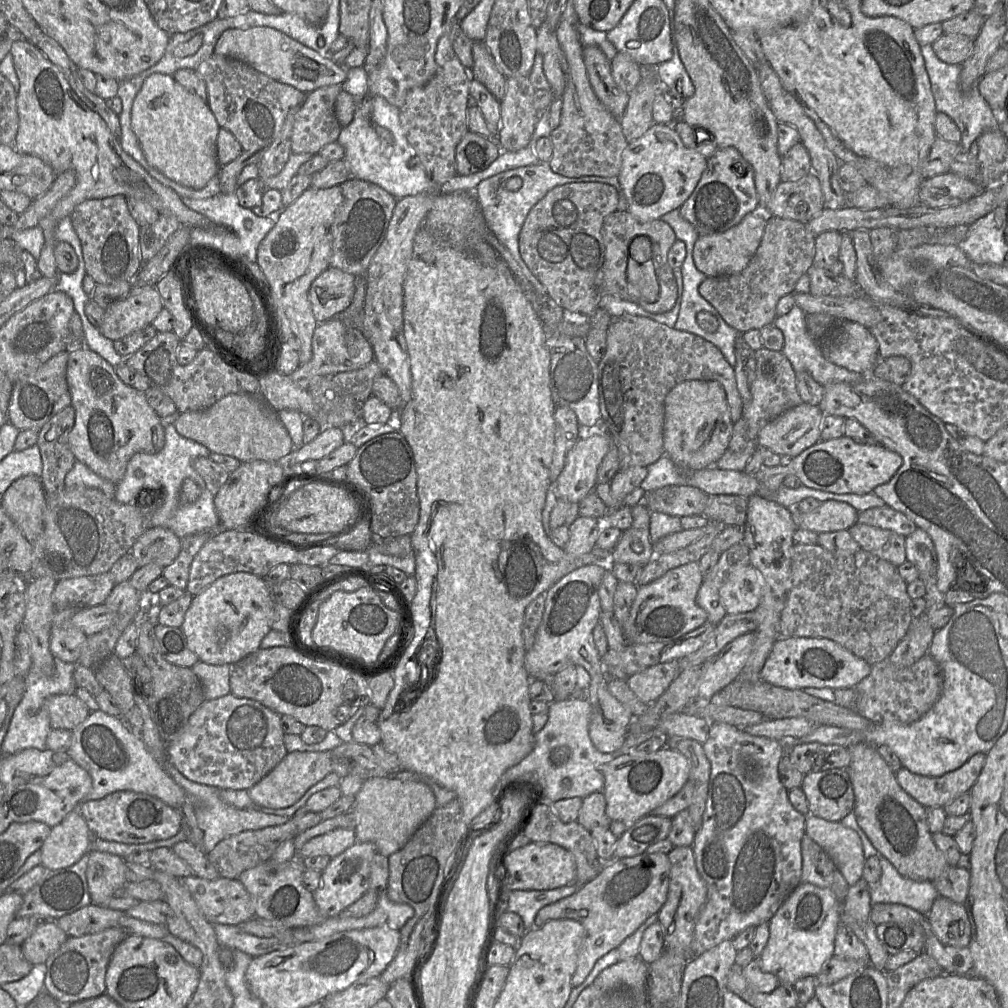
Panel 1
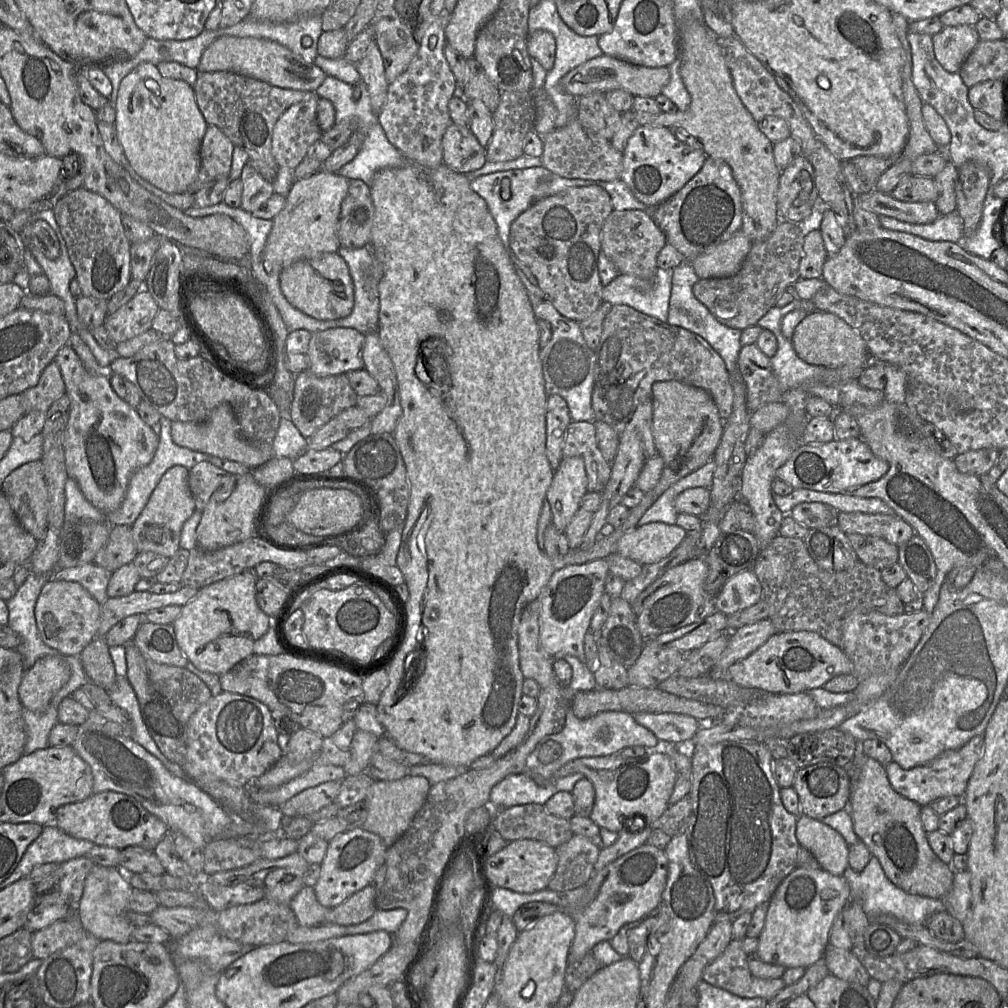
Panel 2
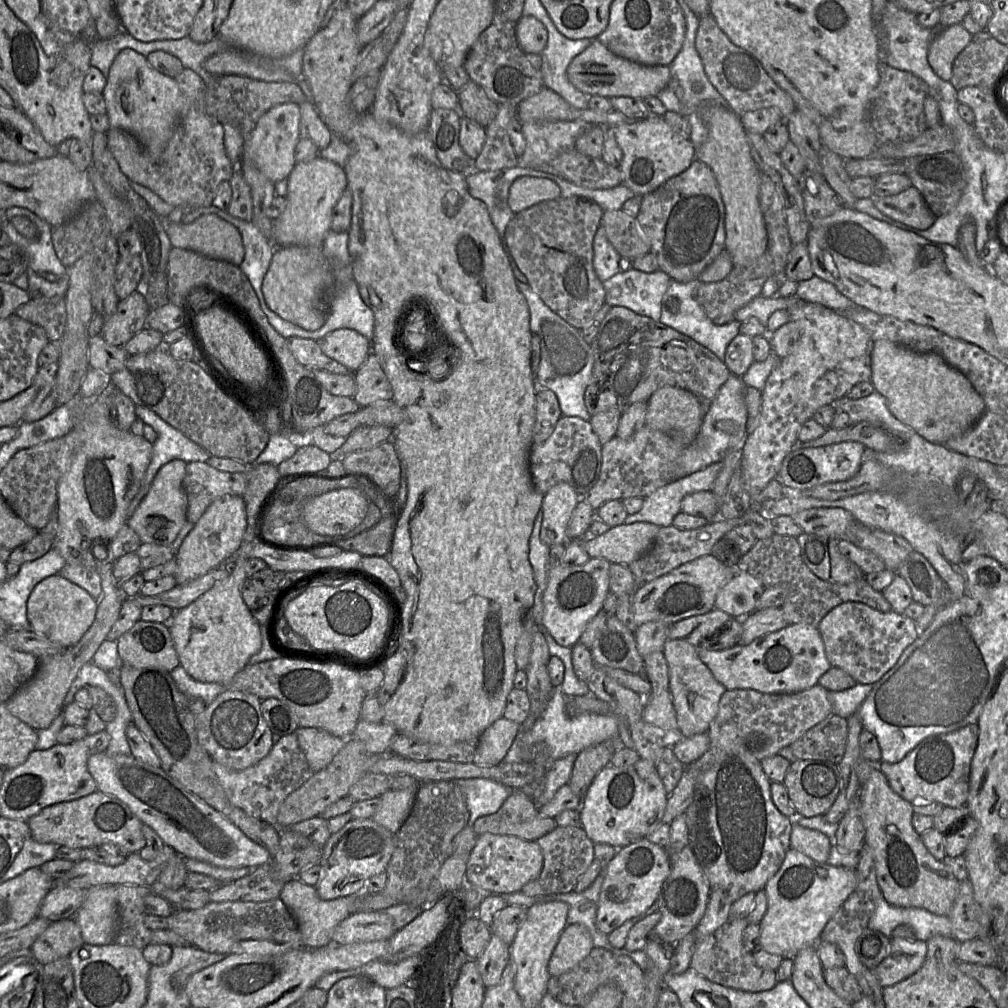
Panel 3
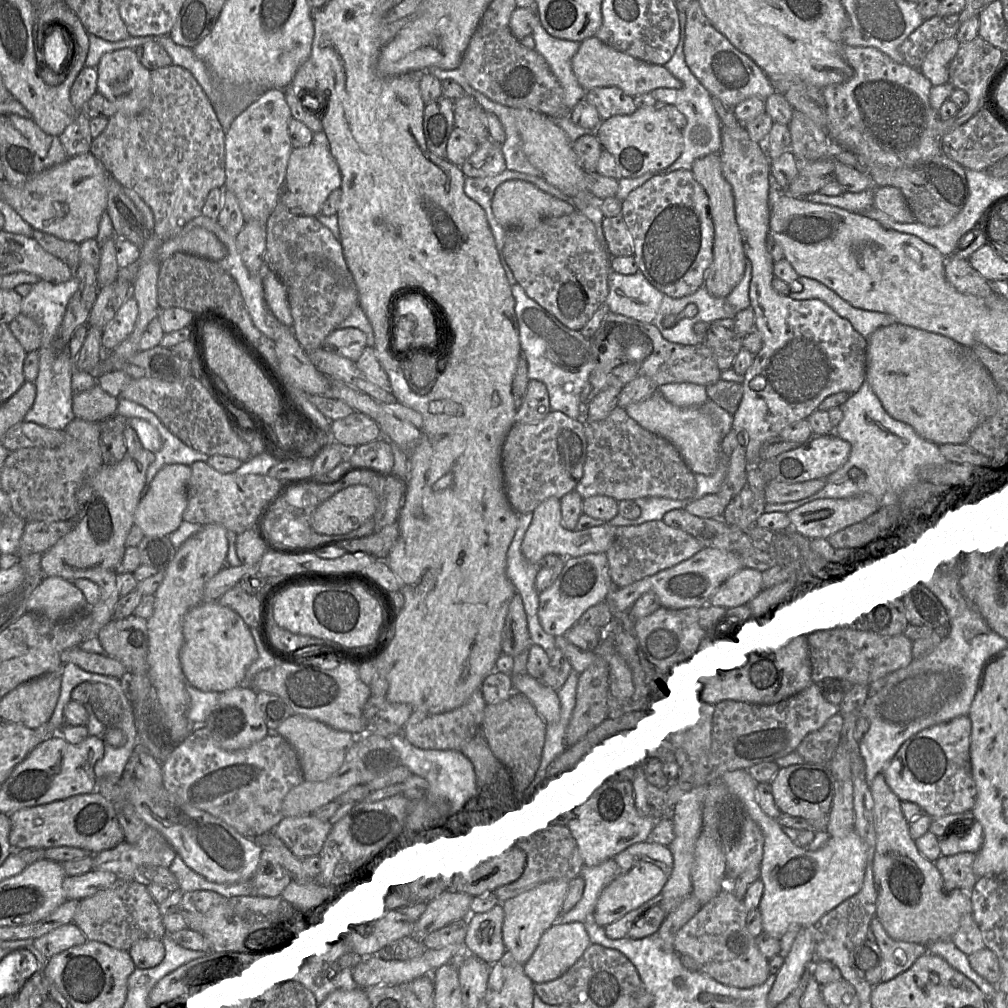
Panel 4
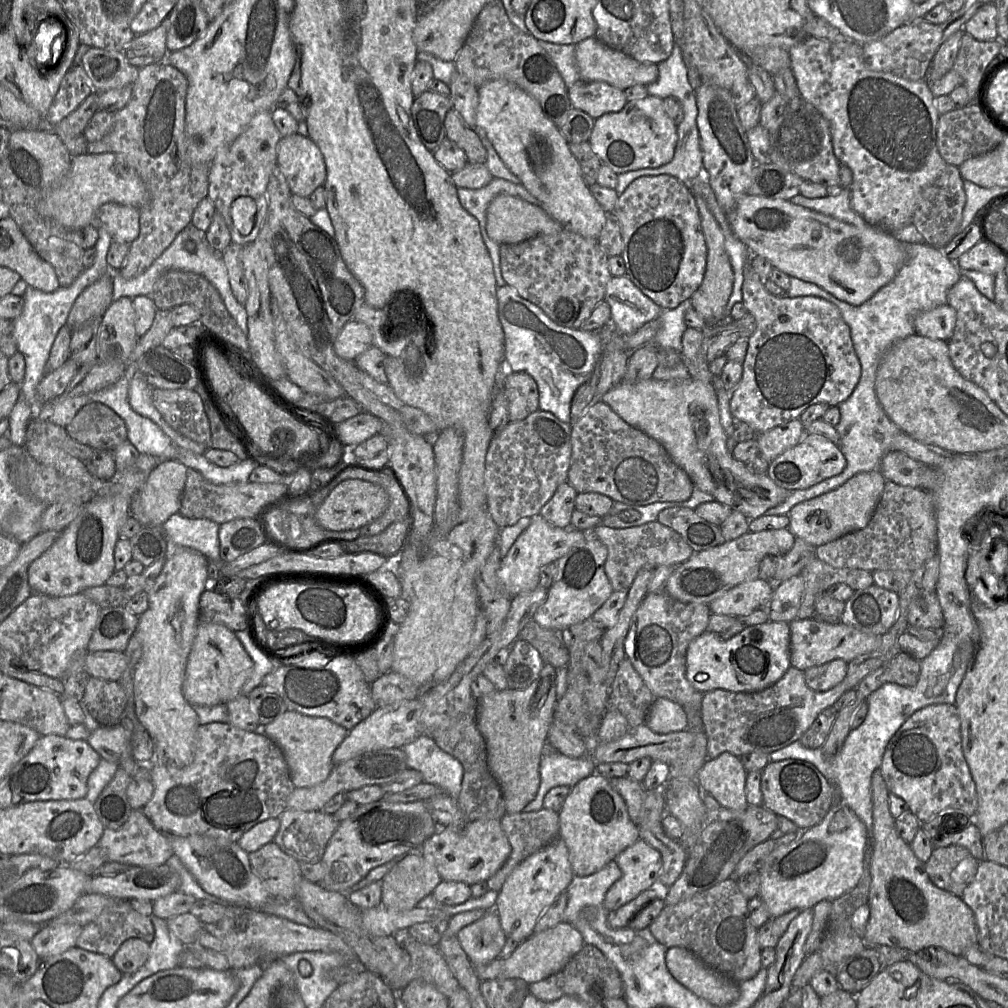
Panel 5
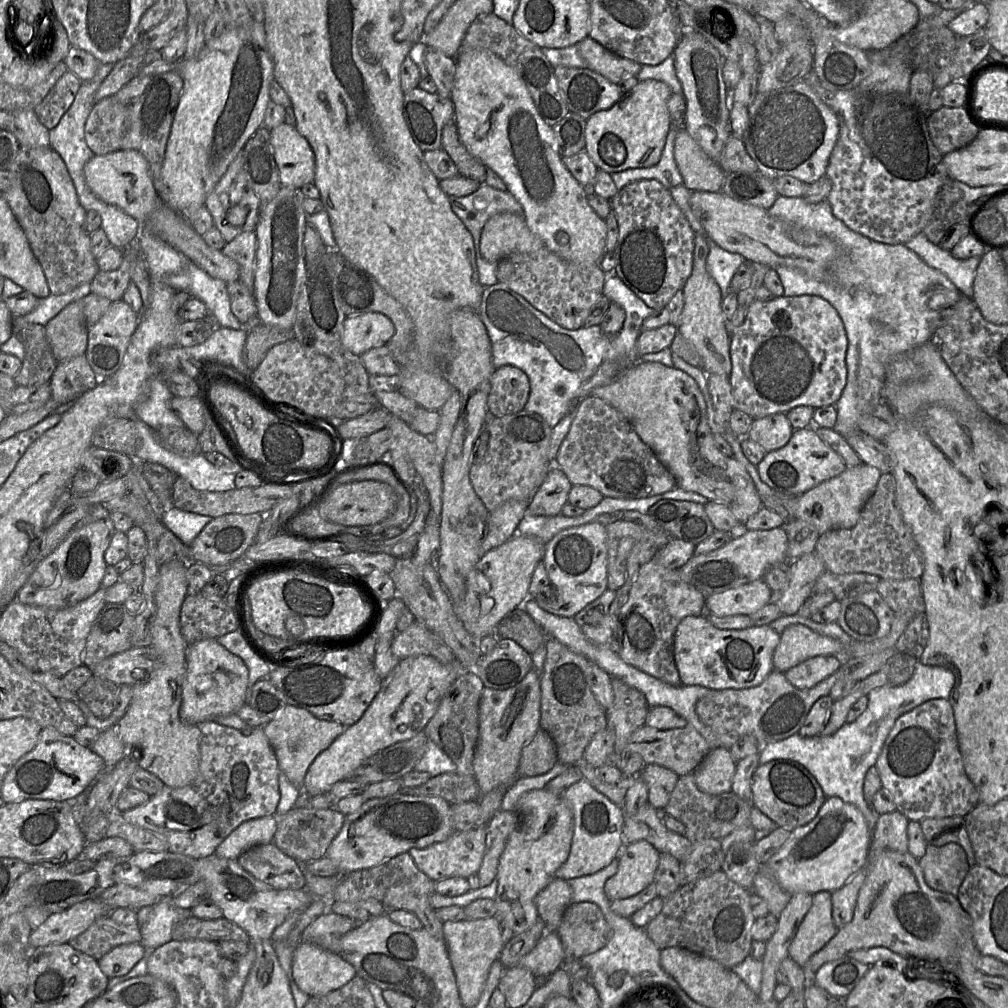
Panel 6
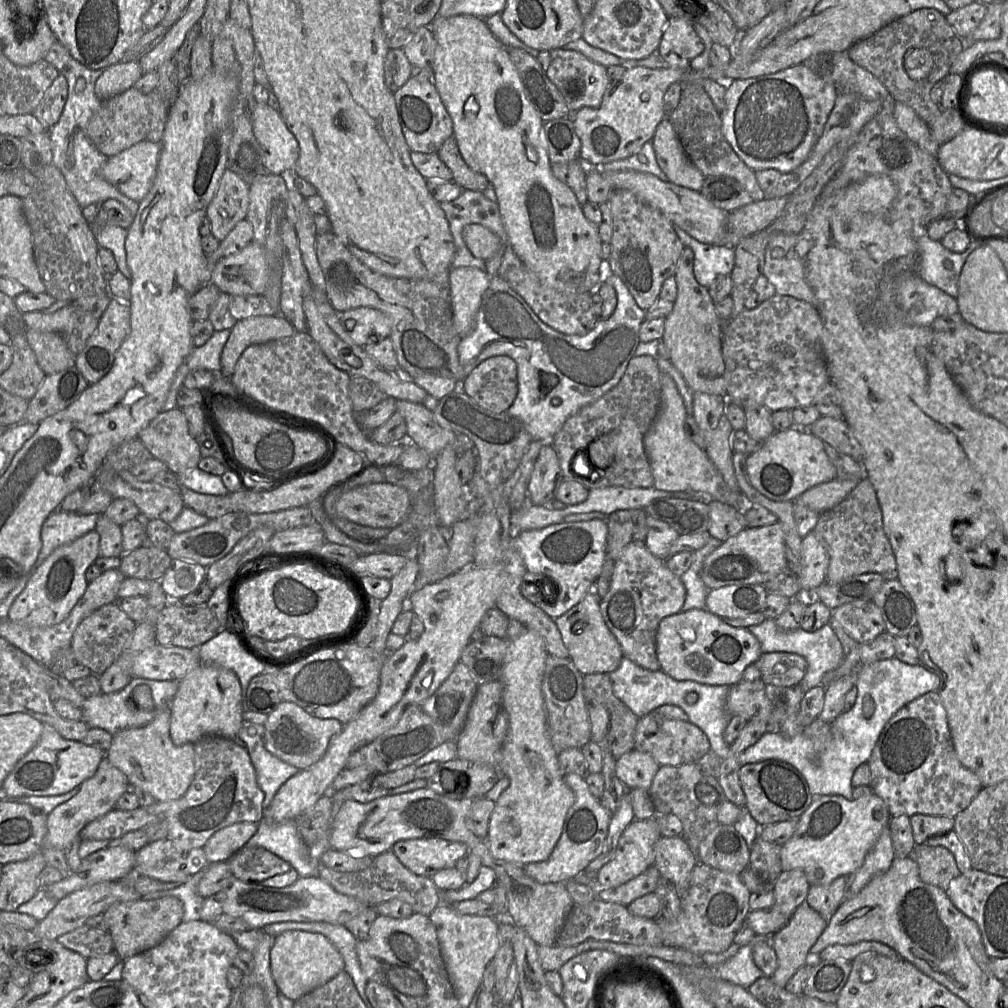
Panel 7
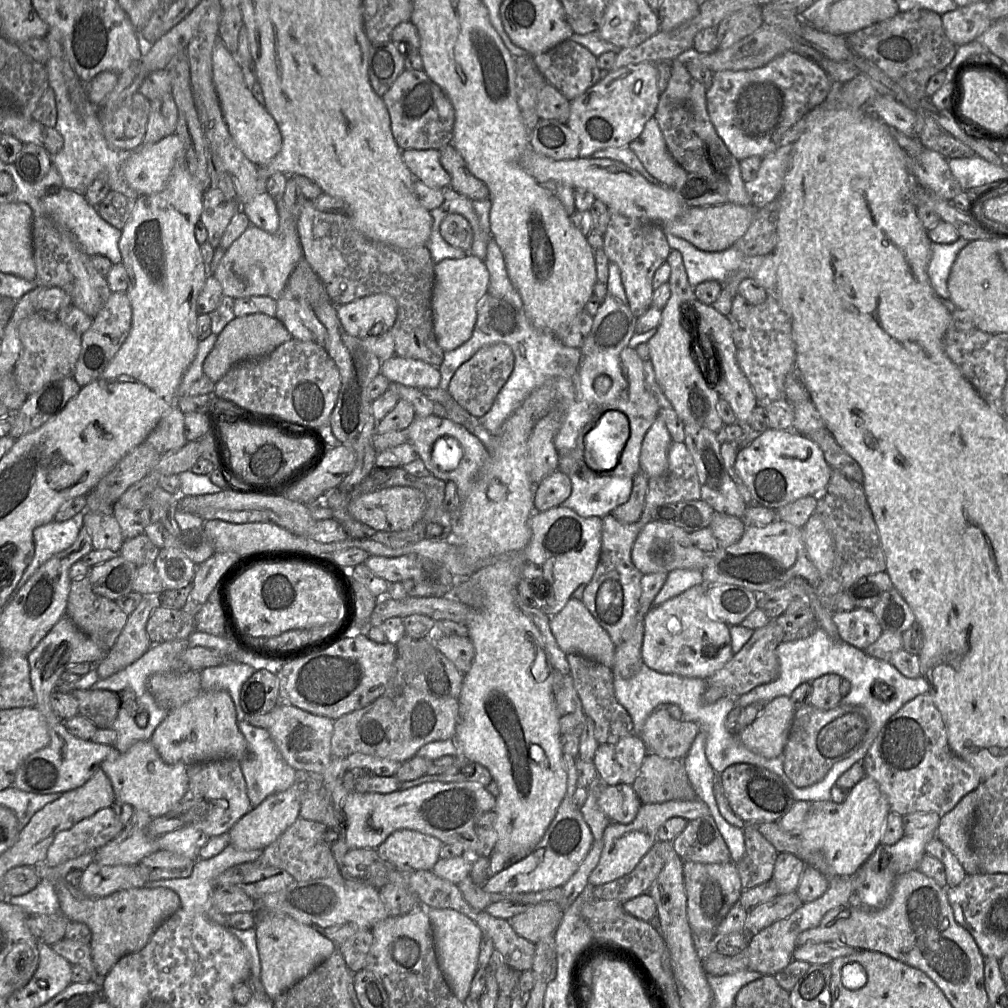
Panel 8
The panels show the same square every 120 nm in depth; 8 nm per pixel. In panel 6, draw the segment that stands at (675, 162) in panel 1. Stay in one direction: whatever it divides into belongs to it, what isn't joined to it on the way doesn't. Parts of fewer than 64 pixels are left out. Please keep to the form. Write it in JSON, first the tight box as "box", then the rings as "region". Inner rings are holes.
{"box":[585,80,672,173],"region":[[[643,80],[611,108],[594,113],[586,121],[585,151],[595,165],[609,173],[655,166],[661,159],[672,122],[667,102],[670,87],[658,80]]]}

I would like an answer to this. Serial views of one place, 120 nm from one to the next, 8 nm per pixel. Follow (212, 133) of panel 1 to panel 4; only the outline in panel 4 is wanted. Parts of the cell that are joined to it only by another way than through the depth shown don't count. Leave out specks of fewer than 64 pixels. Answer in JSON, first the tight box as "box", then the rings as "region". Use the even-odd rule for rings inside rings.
{"box":[96,48,151,115],"region":[[[121,48],[104,54],[96,70],[97,92],[109,100],[117,112],[133,115],[145,109],[150,98],[151,71],[141,64],[133,49]]]}

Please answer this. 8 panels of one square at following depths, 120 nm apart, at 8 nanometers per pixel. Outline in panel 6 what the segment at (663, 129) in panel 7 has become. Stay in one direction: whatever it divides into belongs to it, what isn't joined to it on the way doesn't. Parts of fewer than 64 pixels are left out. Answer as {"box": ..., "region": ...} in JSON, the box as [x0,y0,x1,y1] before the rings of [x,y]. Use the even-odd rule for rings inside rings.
{"box":[674,123,726,191],"region":[[[685,123],[675,138],[674,158],[683,178],[682,185],[691,191],[721,190],[726,173],[692,139]]]}

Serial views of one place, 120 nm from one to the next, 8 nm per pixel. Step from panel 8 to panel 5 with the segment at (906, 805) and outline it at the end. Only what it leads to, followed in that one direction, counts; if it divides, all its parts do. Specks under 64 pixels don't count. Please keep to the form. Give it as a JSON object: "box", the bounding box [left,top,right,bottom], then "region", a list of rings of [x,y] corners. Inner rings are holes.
{"box":[879,704,978,823],"region":[[[934,704],[926,706],[915,713],[913,713],[897,730],[889,741],[881,765],[879,767],[882,776],[885,780],[885,783],[891,793],[903,799],[908,805],[908,809],[913,813],[921,823],[925,823],[934,816],[943,815],[943,814],[963,814],[967,817],[962,817],[962,819],[973,818],[978,807],[978,795],[976,791],[976,784],[971,775],[969,766],[966,762],[966,759],[963,755],[962,743],[961,743],[961,722],[958,714],[958,710],[954,704]]]}

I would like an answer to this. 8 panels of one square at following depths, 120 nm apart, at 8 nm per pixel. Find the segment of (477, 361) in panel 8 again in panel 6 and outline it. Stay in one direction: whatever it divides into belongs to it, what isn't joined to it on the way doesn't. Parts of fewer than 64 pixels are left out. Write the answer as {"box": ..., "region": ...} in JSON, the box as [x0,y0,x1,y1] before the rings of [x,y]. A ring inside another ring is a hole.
{"box":[487,365,530,417],"region":[[[503,365],[491,377],[487,405],[489,414],[502,417],[524,410],[530,395],[528,376],[519,368]]]}

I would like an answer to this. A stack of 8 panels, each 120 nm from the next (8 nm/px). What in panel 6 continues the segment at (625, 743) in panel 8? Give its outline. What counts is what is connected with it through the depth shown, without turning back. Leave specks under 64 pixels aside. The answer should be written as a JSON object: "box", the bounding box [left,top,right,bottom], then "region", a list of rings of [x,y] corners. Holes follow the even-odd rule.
{"box":[638,764,679,810],"region":[[[646,764],[638,775],[648,787],[648,803],[663,810],[676,786],[679,776],[662,766]]]}

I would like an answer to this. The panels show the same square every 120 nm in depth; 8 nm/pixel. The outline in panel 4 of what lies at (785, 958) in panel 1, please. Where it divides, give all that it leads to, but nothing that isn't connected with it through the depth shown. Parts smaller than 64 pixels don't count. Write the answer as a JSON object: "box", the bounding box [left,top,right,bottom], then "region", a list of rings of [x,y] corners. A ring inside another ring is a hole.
{"box":[718,769,866,939],"region":[[[747,769],[725,771],[719,775],[718,780],[744,804],[764,837],[763,858],[760,864],[760,878],[764,884],[764,891],[759,905],[763,931],[780,939],[792,926],[814,926],[823,915],[859,892],[865,874],[866,848],[856,831],[842,838],[830,837],[824,846],[814,851],[800,847],[783,832],[783,827],[775,819],[761,810],[757,802],[756,782]]]}

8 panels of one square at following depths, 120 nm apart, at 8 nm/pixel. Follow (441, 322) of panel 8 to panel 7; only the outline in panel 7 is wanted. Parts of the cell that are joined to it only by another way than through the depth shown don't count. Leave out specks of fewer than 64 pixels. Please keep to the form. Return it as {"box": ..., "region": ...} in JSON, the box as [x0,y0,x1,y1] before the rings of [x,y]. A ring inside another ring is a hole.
{"box":[448,267,490,338],"region":[[[452,267],[448,278],[453,326],[456,333],[464,338],[474,328],[490,277],[486,271],[475,267]]]}

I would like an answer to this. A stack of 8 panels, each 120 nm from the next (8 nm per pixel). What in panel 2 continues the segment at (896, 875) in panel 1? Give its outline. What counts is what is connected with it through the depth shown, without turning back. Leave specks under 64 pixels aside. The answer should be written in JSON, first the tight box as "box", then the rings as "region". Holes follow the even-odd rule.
{"box":[843,855,946,925],"region":[[[873,855],[862,871],[857,872],[849,866],[843,876],[849,884],[851,897],[860,901],[870,922],[879,914],[892,914],[907,924],[926,925],[929,916],[946,910],[941,899],[910,894],[893,884],[885,875],[879,860]]]}

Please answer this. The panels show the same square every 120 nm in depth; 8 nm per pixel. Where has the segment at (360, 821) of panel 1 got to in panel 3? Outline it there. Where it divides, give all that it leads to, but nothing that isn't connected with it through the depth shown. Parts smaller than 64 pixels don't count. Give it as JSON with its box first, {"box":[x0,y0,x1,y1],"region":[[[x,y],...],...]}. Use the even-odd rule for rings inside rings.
{"box":[372,788,418,834],"region":[[[418,788],[388,790],[380,796],[380,805],[372,819],[396,834],[411,812],[417,791]]]}

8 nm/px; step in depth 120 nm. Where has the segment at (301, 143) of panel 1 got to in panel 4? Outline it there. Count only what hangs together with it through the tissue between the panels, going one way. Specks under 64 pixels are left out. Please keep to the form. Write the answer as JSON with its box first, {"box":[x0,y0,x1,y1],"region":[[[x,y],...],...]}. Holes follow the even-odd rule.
{"box":[223,89,292,223],"region":[[[270,89],[260,95],[245,109],[225,132],[225,184],[223,190],[229,190],[238,199],[245,223],[249,220],[266,222],[268,216],[280,200],[285,182],[287,165],[292,152],[288,124],[292,119],[284,89]]]}

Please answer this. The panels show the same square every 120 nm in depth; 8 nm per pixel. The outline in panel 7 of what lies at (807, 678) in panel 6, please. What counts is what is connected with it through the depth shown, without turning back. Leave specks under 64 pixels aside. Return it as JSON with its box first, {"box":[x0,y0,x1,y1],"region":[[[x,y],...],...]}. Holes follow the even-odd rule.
{"box":[754,652,807,687],"region":[[[788,652],[762,653],[754,664],[764,683],[780,687],[798,685],[807,669],[805,658]]]}

